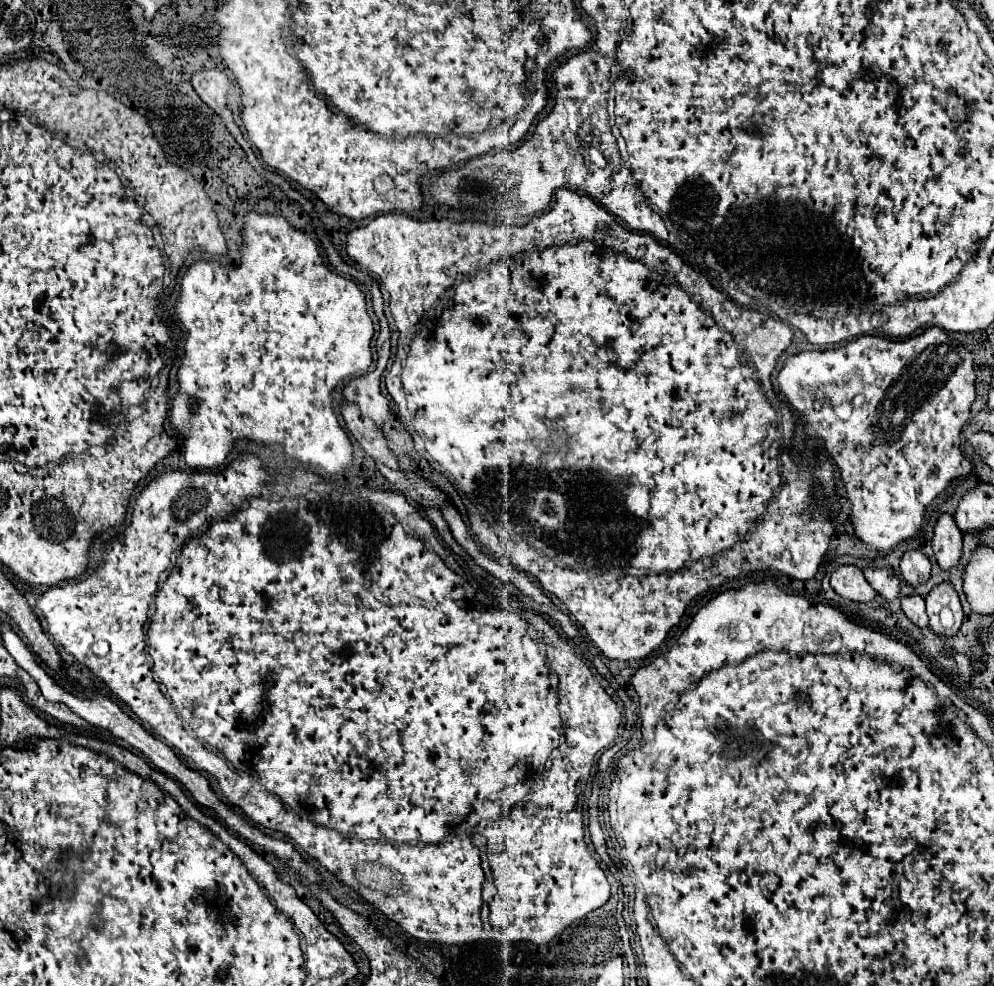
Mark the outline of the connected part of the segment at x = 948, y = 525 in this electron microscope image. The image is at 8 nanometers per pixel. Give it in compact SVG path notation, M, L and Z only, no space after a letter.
M944 513L938 517L934 525L932 547L934 547L936 561L944 571L950 571L958 563L962 553L962 531L958 529L952 515Z

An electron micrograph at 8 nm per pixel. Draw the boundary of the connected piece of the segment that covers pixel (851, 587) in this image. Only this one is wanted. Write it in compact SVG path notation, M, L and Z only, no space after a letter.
M840 565L830 579L830 585L834 591L850 601L858 603L868 603L872 601L878 593L868 585L864 573L856 565Z

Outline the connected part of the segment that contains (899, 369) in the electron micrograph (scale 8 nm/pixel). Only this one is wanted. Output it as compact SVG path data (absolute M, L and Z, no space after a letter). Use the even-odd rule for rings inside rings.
M930 327L922 335L900 341L862 335L840 349L804 351L790 357L778 373L777 381L782 385L784 395L800 411L806 435L810 439L820 439L824 453L830 453L840 469L848 499L852 501L850 521L856 535L872 551L890 551L898 543L916 537L924 519L924 509L946 493L952 479L972 473L972 463L960 449L960 433L970 417L970 405L976 395L974 377L970 351L940 327ZM859 394L864 395L864 405L855 406L854 413L851 410L852 419L845 418L842 403L851 402ZM884 435L886 449L872 449L872 445L882 445Z

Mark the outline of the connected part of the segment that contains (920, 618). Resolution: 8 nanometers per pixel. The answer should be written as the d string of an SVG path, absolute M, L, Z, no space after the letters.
M908 595L902 597L902 611L908 615L908 619L912 623L916 623L918 627L926 627L928 625L928 615L926 615L926 603L924 597L920 595Z

